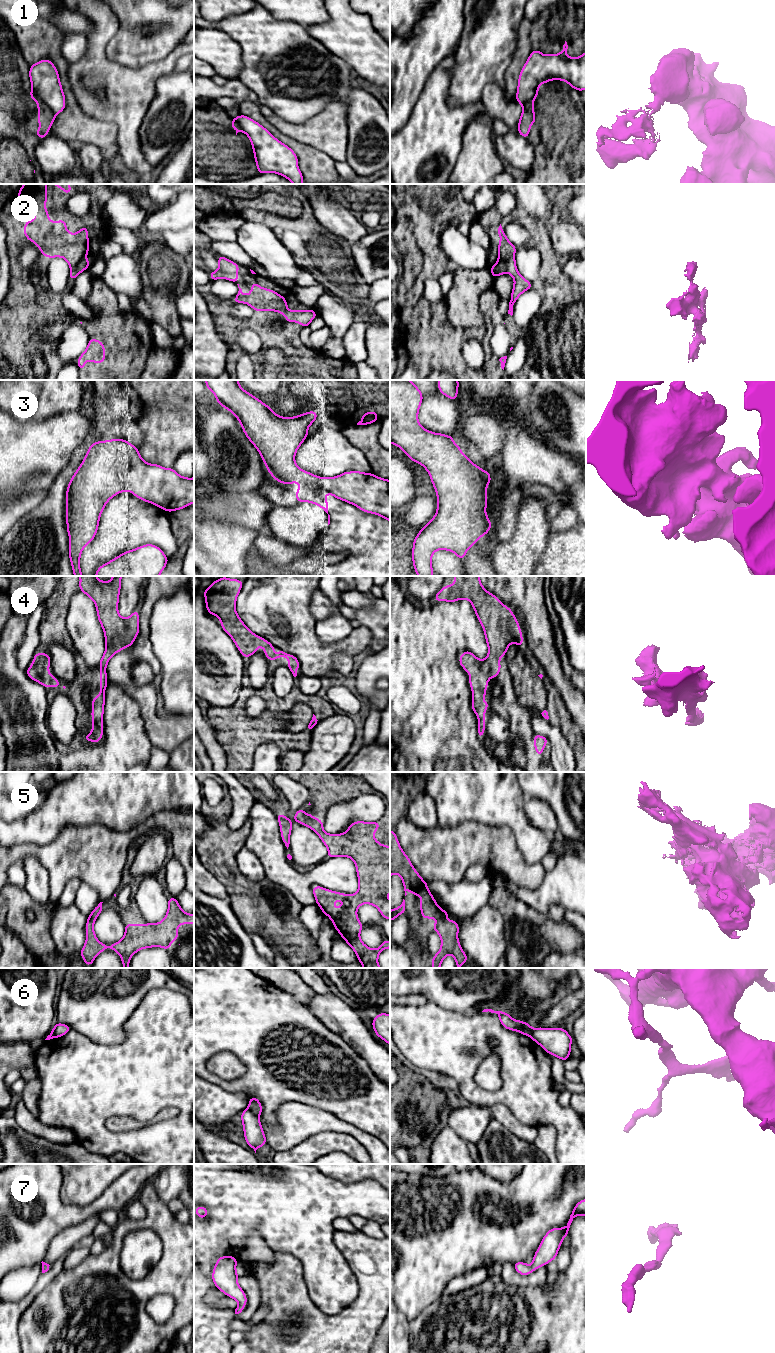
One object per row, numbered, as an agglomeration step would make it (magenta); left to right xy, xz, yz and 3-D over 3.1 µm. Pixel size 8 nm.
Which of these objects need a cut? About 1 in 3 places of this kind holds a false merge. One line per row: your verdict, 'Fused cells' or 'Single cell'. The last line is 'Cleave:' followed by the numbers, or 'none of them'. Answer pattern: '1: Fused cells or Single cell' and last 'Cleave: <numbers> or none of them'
1: Fused cells
2: Single cell
3: Single cell
4: Single cell
5: Single cell
6: Fused cells
7: Single cell
Cleave: 1, 6

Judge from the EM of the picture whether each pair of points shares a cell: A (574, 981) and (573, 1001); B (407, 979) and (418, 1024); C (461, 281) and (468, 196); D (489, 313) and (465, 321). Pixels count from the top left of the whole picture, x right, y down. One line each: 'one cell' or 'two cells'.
A: two cells
B: two cells
C: two cells
D: two cells

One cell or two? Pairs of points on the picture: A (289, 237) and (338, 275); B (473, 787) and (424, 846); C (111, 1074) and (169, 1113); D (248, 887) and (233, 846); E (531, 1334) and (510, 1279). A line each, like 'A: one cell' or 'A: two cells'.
A: one cell
B: two cells
C: two cells
D: one cell
E: two cells

